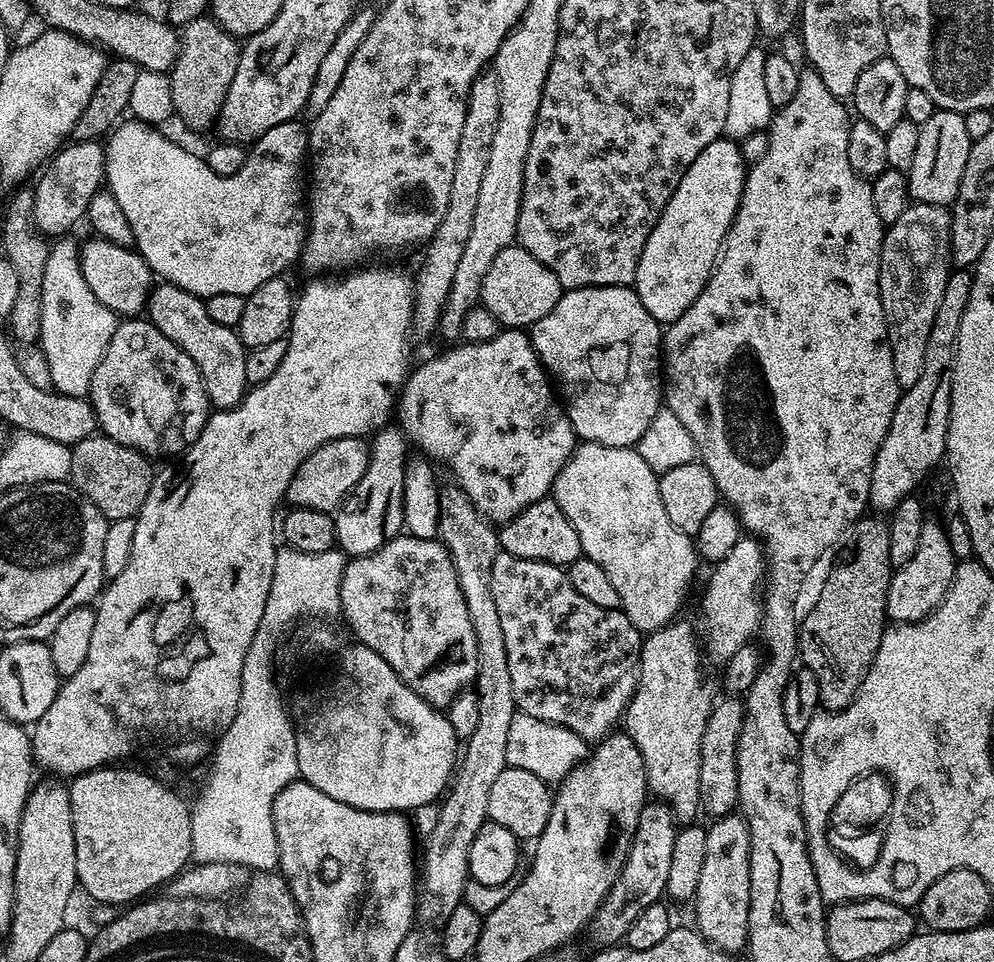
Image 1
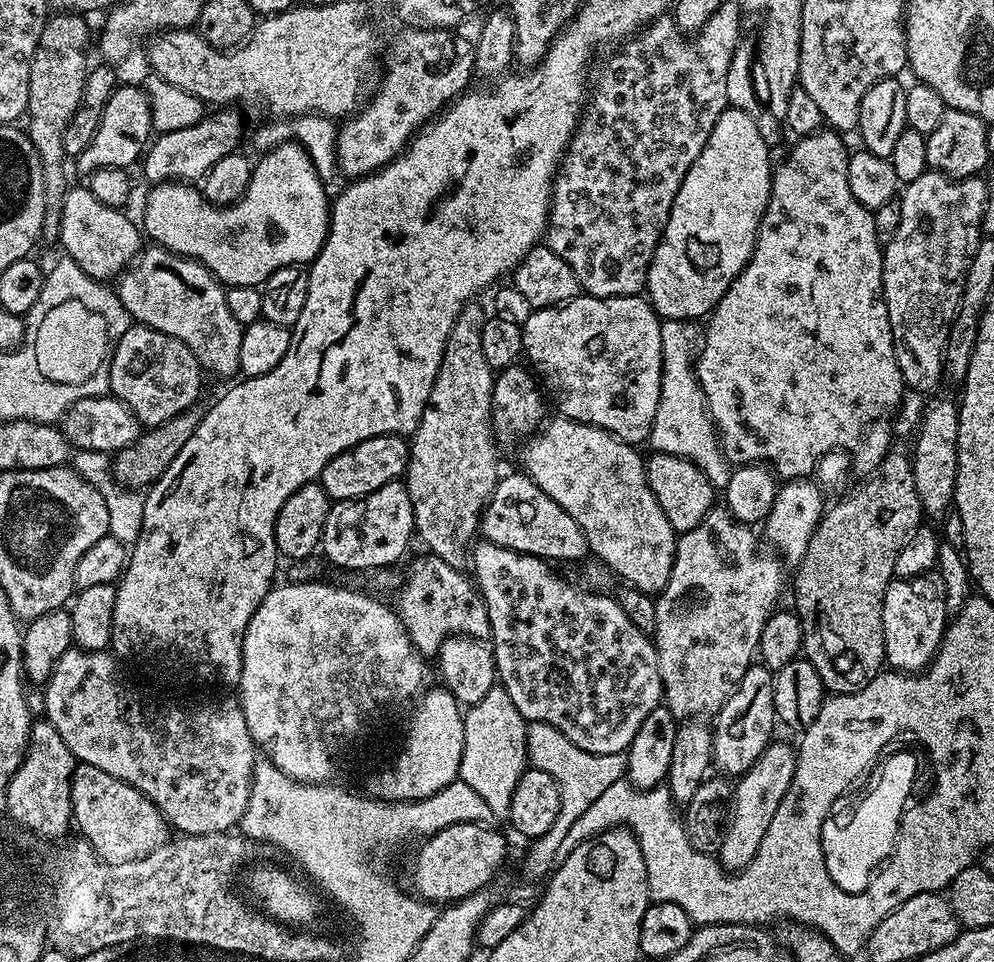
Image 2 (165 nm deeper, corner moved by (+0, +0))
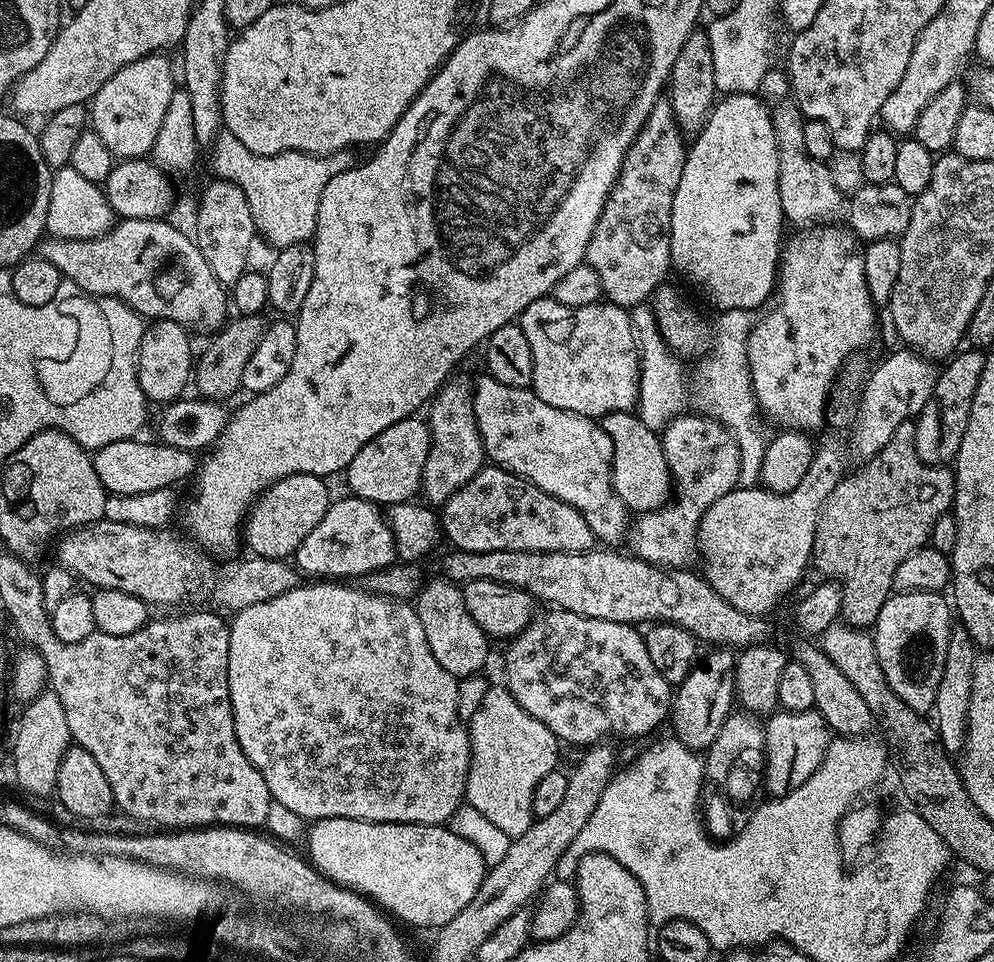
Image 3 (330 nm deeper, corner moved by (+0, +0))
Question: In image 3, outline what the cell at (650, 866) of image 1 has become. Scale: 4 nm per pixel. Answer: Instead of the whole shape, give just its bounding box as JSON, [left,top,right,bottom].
[670,646,737,754]

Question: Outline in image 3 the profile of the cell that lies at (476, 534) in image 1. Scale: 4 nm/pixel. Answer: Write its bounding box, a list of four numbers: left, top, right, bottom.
[420,379,486,506]

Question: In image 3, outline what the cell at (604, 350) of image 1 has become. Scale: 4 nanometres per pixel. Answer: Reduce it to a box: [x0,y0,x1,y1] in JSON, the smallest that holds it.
[518,298,640,418]

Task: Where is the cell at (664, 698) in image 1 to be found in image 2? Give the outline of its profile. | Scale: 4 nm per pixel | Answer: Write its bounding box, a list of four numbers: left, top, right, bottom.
[655,506,786,718]

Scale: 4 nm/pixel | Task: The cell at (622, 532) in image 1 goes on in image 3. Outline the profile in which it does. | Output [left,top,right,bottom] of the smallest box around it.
[472,376,630,545]

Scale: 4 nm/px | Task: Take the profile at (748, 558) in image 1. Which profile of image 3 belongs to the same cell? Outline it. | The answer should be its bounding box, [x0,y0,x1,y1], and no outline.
[850,346,938,462]

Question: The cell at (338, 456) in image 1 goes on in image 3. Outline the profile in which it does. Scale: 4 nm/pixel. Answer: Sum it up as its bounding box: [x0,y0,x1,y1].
[347,418,432,506]

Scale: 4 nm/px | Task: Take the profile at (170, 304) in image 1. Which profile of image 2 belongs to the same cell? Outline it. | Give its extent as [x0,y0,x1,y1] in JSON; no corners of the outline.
[114,246,244,376]

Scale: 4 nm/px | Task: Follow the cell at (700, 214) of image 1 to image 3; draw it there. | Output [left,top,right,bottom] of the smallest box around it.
[668,94,786,312]

